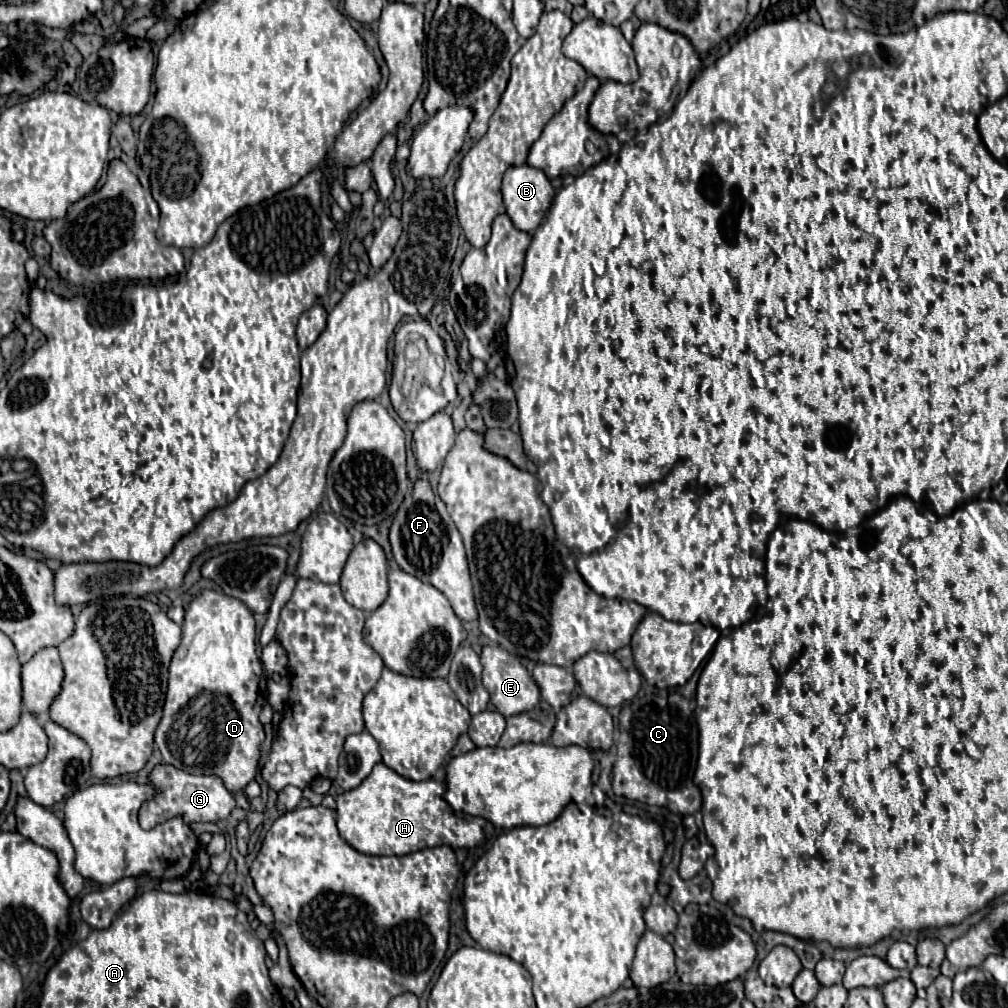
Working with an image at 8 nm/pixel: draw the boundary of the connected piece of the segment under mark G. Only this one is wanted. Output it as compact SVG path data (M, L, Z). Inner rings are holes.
M156 764L152 768L152 772L148 774L148 780L154 786L156 794L154 794L154 798L150 798L148 802L144 802L140 806L138 822L144 830L152 830L154 826L162 824L170 818L176 818L176 816L182 816L182 820L186 824L192 824L192 822L220 822L236 808L234 796L224 788L222 780L214 774L198 776L198 774L188 774L184 770L178 770L170 764Z

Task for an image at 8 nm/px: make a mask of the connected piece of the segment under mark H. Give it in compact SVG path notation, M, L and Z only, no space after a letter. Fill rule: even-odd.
M376 764L372 774L354 790L348 790L336 798L336 812L338 812L338 830L340 836L358 852L372 854L372 856L402 856L416 850L432 848L432 846L450 846L450 848L474 848L486 838L492 836L494 826L478 816L458 814L450 808L444 800L446 782L442 780L426 780L426 782L412 782L398 776L386 764Z

